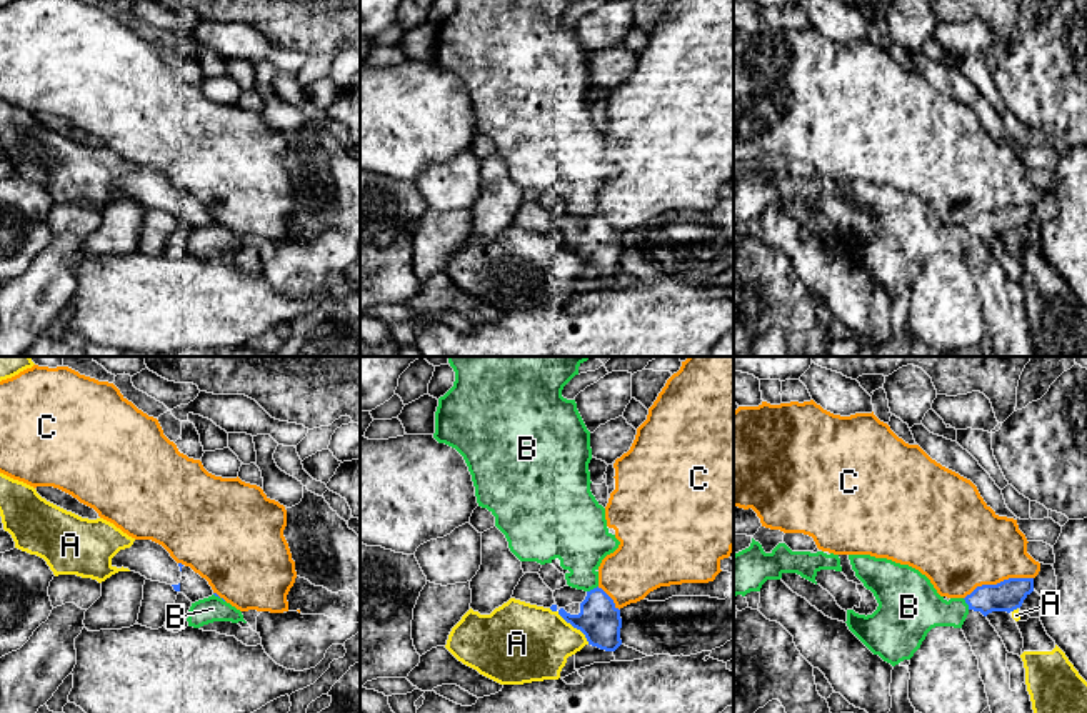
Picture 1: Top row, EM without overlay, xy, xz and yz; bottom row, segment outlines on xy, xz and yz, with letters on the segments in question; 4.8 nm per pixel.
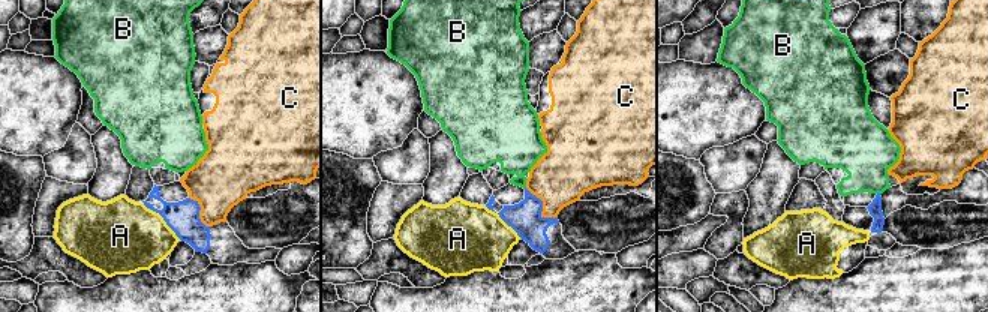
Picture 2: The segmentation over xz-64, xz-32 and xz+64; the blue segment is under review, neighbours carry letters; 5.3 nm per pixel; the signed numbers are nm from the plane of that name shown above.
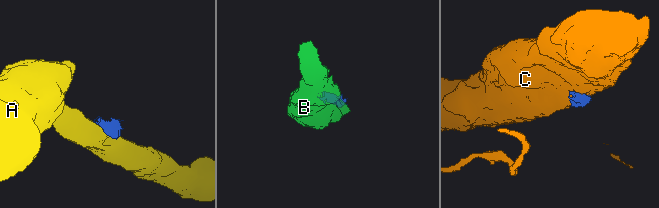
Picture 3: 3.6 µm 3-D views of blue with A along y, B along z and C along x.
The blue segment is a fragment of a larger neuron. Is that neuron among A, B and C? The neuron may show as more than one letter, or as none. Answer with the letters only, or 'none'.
none

